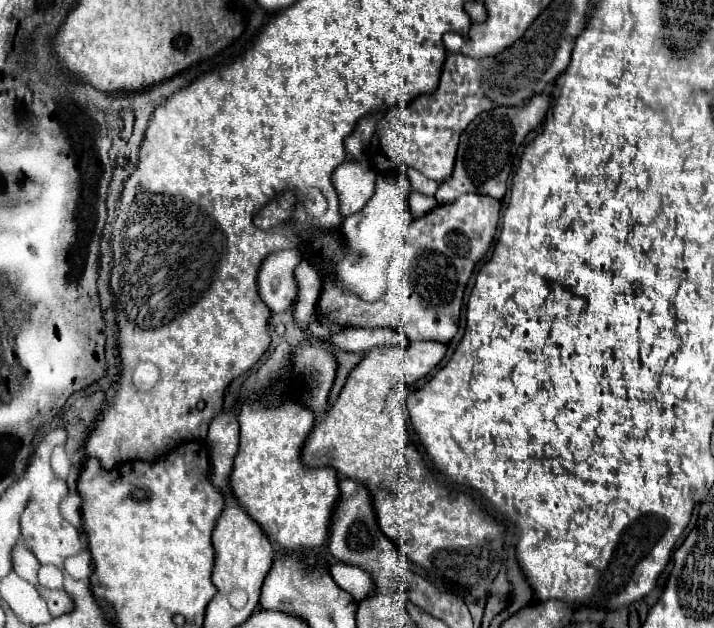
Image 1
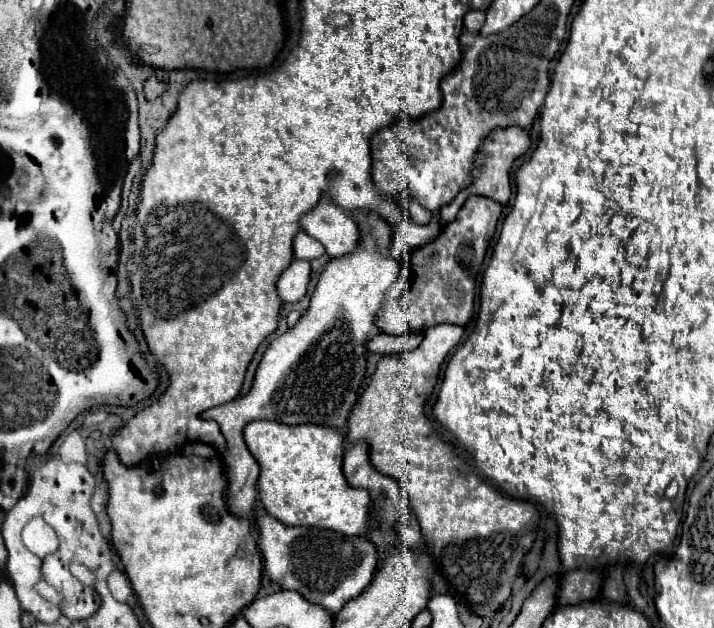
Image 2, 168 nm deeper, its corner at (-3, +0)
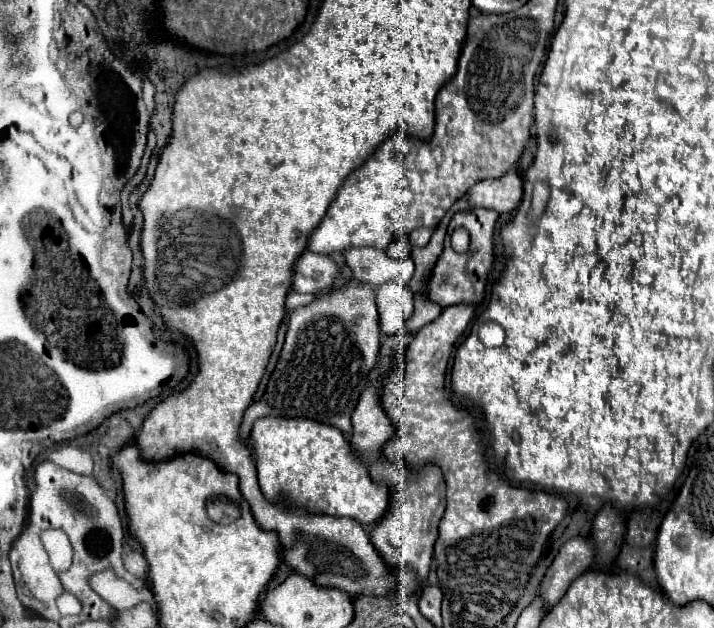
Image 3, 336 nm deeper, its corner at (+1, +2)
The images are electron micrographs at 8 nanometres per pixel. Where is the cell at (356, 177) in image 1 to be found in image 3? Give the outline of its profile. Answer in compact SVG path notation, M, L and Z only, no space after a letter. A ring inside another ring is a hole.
M347 248L343 252L343 258L357 280L375 286L381 286L389 280L397 280L407 286L415 272L415 264L411 258L395 260L385 250L377 248Z

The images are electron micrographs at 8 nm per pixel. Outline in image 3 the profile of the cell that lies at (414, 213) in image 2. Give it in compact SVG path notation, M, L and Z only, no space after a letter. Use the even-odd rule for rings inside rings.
M421 228L416 230L415 233L411 232L409 238L411 241L412 248L423 247L428 244L431 239L432 233L429 232L427 228Z

